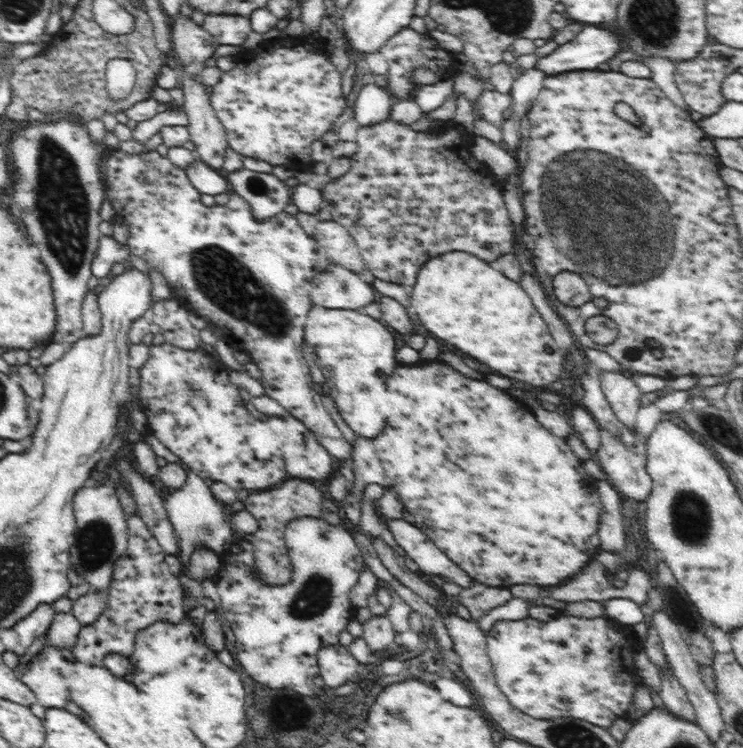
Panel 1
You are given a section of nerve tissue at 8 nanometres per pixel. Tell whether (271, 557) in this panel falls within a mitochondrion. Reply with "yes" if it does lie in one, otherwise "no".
no

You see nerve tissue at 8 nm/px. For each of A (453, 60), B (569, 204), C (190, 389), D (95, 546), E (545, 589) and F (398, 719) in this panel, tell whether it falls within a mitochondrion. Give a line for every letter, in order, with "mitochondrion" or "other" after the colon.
A: other
B: mitochondrion
C: mitochondrion
D: mitochondrion
E: other
F: mitochondrion

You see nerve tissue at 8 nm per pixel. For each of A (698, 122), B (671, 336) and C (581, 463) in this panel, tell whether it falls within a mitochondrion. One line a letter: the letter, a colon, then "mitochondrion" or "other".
A: other
B: other
C: other

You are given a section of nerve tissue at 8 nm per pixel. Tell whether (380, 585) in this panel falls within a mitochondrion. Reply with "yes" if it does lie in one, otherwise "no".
no

